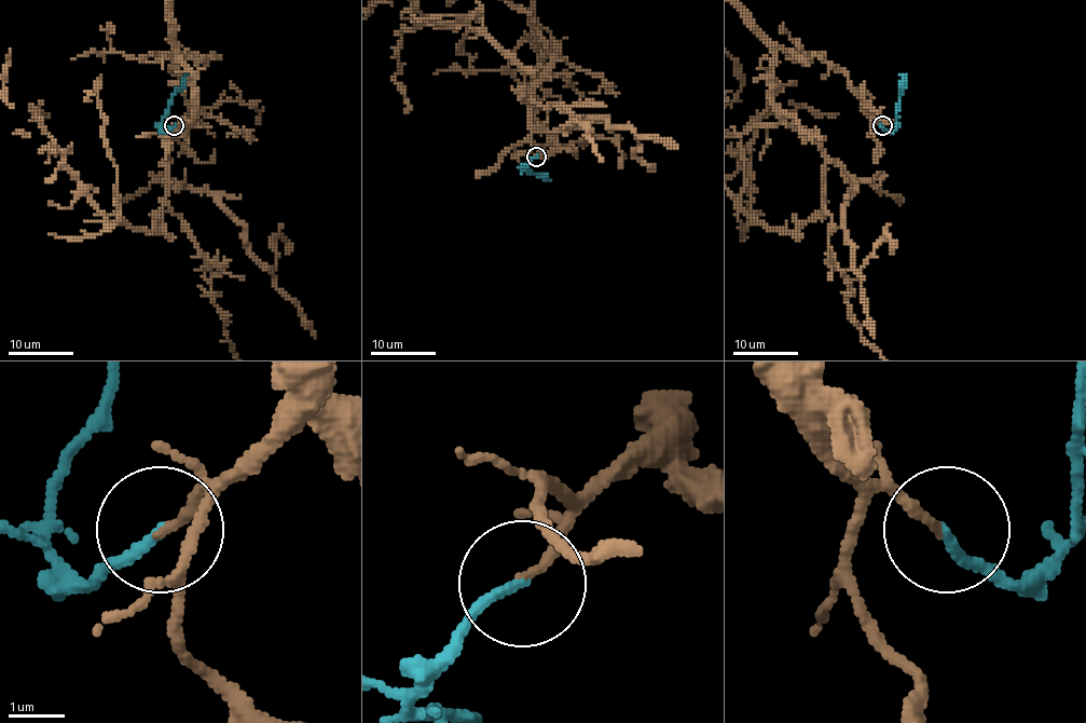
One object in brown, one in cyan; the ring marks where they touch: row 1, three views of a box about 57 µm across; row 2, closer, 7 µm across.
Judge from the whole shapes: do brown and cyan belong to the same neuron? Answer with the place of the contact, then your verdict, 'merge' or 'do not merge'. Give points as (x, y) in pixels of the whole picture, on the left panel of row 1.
place (174, 125); merge

